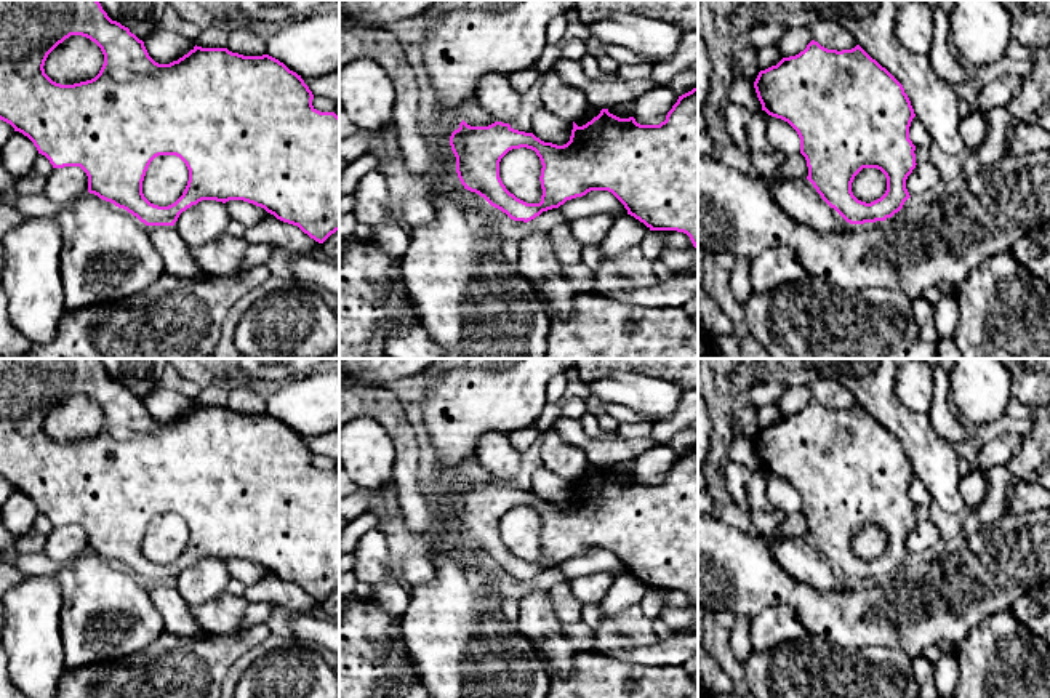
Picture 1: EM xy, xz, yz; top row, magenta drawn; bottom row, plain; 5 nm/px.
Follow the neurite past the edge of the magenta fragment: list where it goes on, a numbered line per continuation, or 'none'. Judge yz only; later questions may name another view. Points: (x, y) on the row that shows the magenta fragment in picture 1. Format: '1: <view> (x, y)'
none

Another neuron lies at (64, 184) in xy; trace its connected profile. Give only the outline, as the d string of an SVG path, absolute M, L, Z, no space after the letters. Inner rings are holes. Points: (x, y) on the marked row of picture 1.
M80 166L53 168L46 176L43 194L58 208L69 205L77 197L88 192L88 176Z

